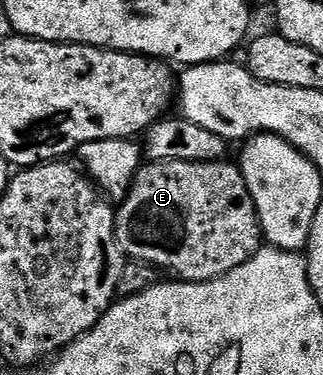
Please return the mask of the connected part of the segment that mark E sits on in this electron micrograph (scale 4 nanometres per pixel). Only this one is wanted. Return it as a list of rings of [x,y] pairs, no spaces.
[[[229,160],[213,161],[212,163],[168,163],[167,161],[156,161],[143,164],[134,177],[129,195],[117,206],[114,214],[116,240],[123,254],[131,261],[142,261],[145,265],[153,265],[155,269],[163,274],[180,281],[210,281],[214,277],[219,277],[236,267],[240,267],[240,263],[244,263],[252,254],[257,253],[263,236],[262,229],[258,226],[256,207],[252,203],[252,195],[244,183],[244,175],[241,168],[237,164],[230,164]]]

